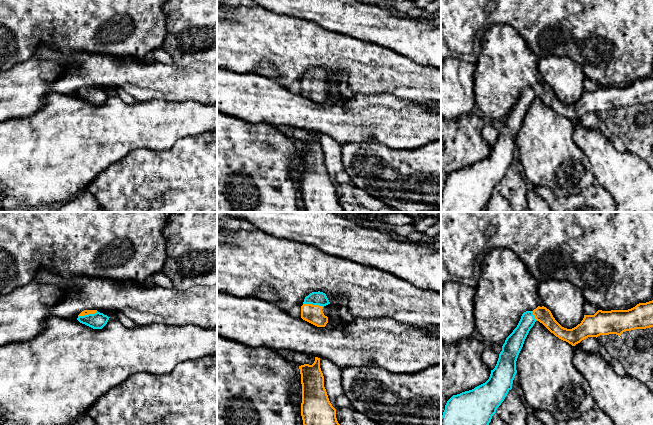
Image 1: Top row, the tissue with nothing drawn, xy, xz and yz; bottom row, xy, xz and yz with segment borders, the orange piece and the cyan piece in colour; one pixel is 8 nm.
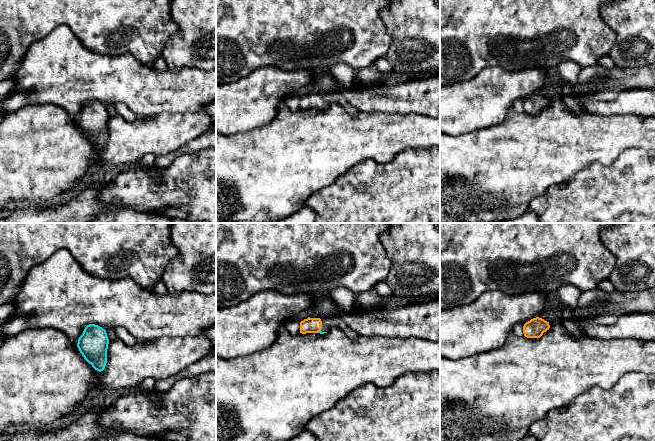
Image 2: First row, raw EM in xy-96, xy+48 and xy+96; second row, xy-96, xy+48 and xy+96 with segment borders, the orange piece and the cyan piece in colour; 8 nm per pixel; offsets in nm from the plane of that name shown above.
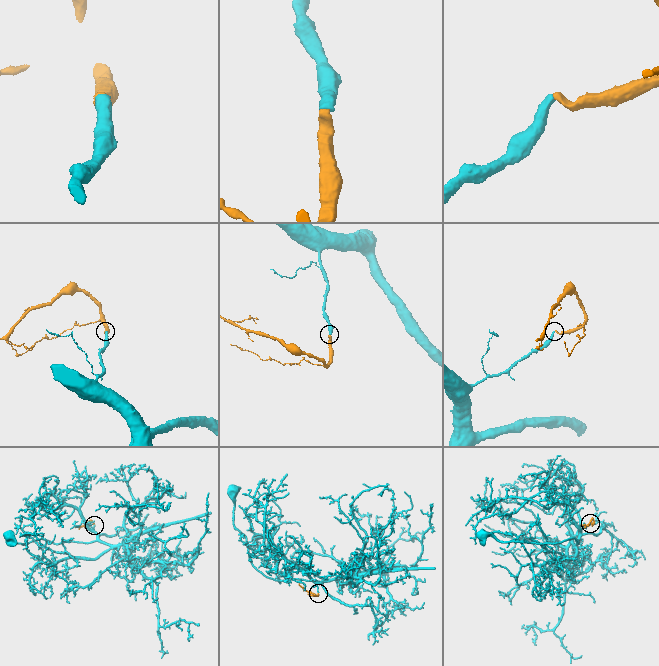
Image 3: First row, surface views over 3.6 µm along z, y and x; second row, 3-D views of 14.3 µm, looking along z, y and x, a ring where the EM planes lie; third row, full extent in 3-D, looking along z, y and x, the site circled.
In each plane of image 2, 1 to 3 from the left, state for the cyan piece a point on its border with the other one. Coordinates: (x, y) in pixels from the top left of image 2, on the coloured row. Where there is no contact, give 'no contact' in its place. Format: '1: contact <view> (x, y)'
1: no contact
2: contact xy+48 (318, 331)
3: no contact

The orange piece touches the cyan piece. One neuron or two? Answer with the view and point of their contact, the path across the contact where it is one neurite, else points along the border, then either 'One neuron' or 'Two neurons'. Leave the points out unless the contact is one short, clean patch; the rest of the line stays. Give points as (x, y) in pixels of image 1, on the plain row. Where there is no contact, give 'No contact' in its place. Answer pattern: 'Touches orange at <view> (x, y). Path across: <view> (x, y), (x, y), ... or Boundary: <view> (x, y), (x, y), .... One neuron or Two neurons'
Touches orange at xz (313, 81). Path across: xz (313, 90), (313, 81), (319, 74). One neuron

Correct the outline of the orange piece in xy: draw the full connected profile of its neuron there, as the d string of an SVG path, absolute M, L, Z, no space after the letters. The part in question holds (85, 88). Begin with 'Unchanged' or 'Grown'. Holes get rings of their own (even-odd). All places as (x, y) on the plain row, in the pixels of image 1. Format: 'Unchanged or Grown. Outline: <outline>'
Grown. Outline: M84 86L78 91L77 96L93 105L102 105L107 100L109 94L97 86Z

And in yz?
Grown. Outline: M653 76L639 79L628 86L598 86L594 91L584 91L580 100L572 105L562 103L553 93L551 87L546 83L538 82L533 87L522 90L517 103L506 114L499 130L497 140L489 155L472 166L453 171L446 179L445 186L441 192L441 212L480 212L486 209L492 192L504 177L508 168L512 165L513 156L517 149L516 137L523 123L524 117L536 97L542 99L551 109L559 115L568 118L572 122L580 119L588 113L616 110L621 112L625 107L635 105L646 105L653 103Z

